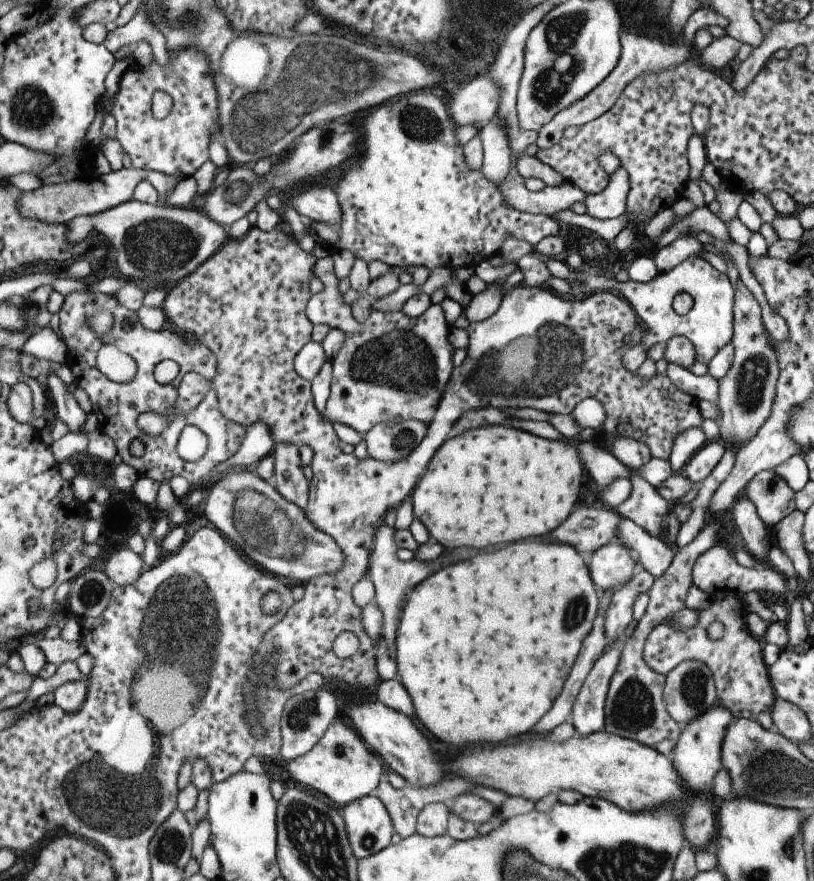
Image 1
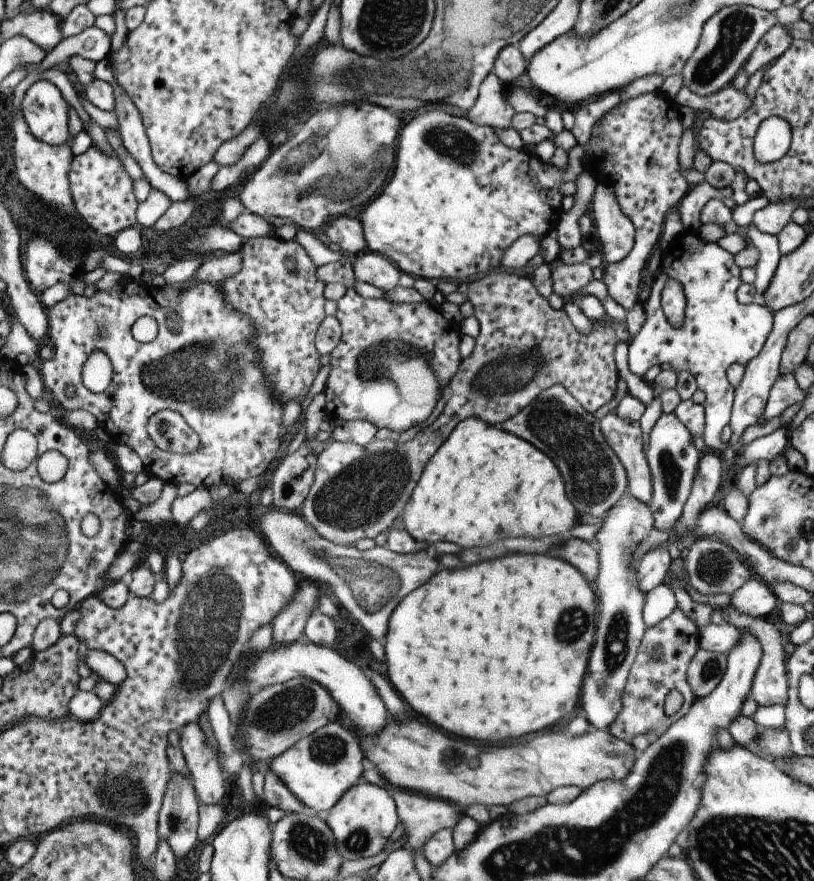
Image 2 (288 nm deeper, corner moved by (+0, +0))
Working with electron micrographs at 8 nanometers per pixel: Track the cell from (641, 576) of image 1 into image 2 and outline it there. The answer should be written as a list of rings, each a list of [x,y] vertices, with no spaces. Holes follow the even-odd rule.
[[[657,546],[651,552],[647,552],[641,562],[637,564],[637,582],[643,592],[651,592],[653,588],[661,586],[669,568],[671,568],[671,558],[667,554],[665,546]]]

